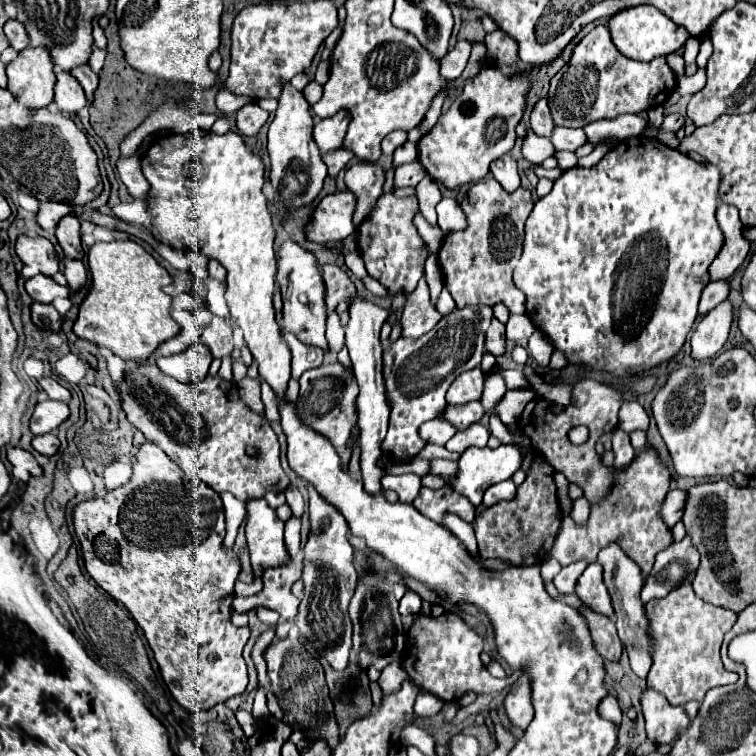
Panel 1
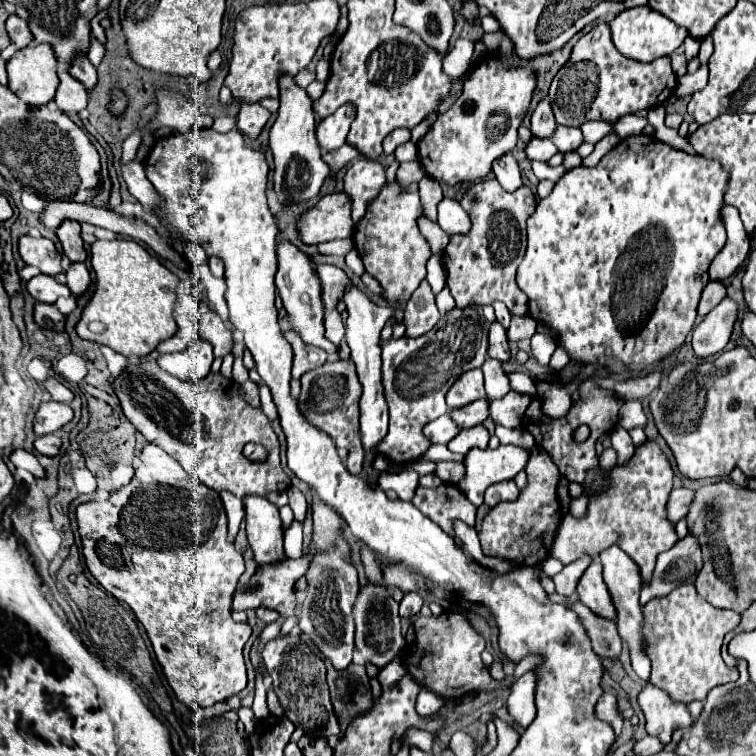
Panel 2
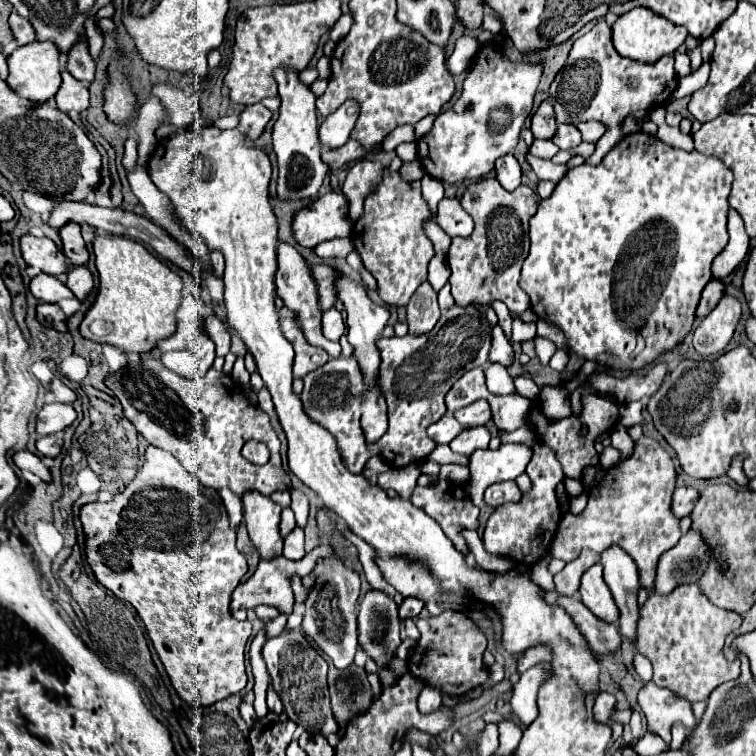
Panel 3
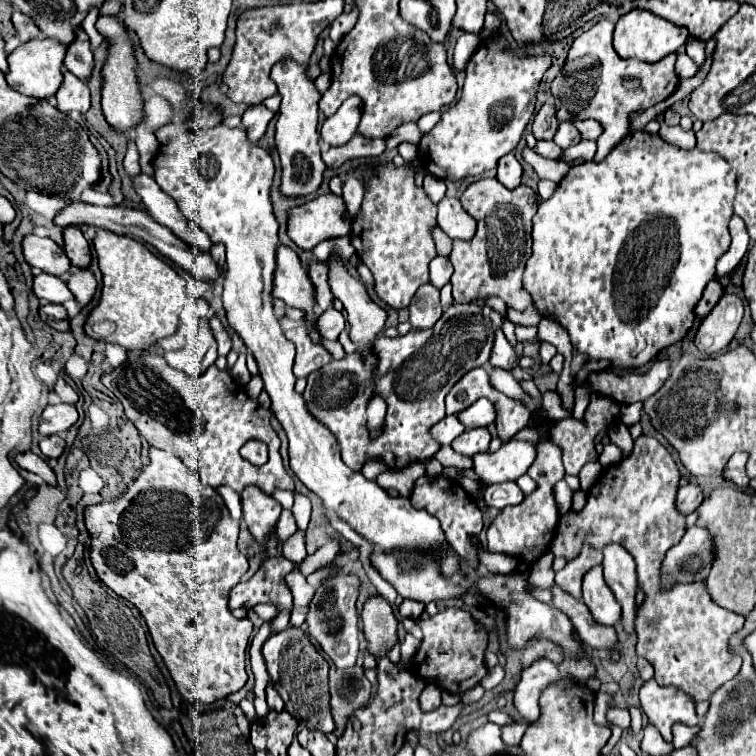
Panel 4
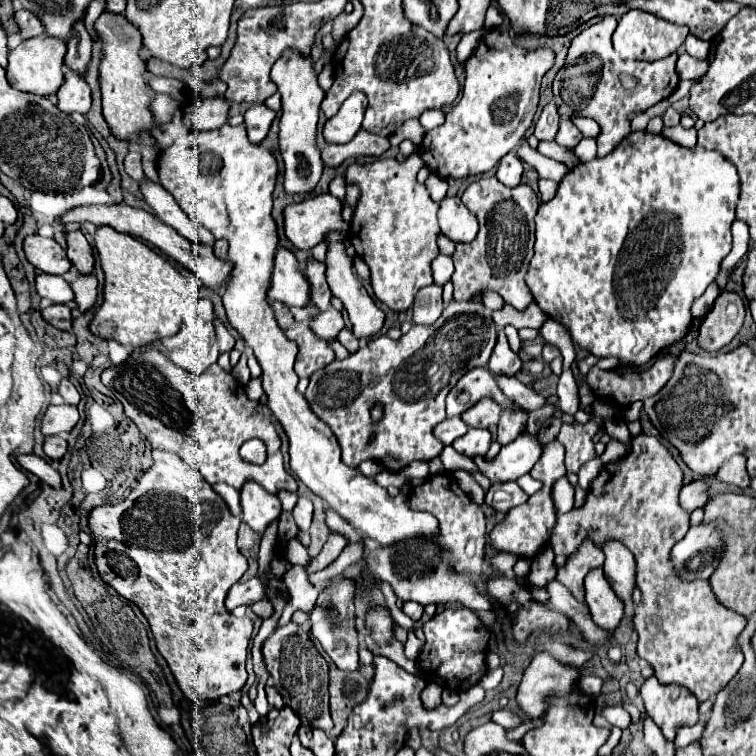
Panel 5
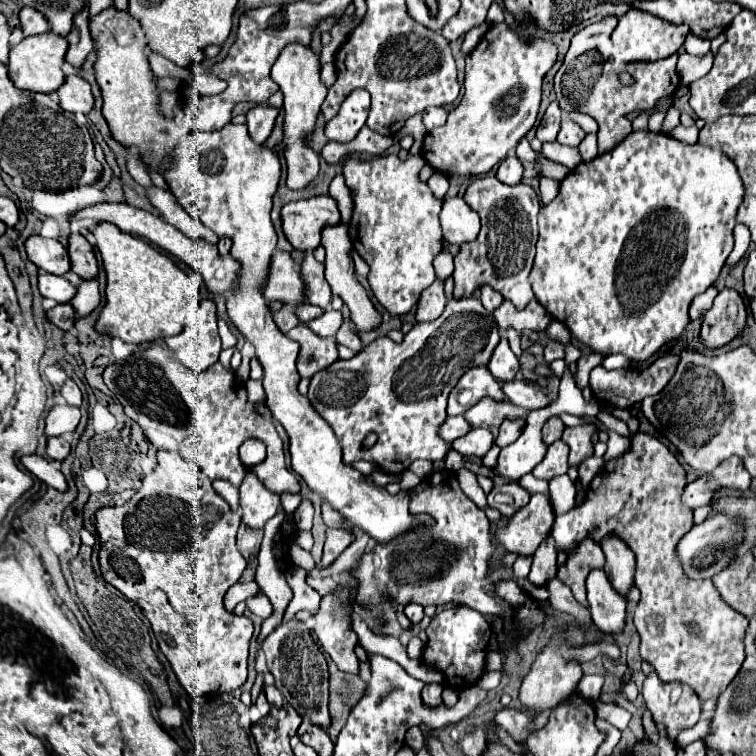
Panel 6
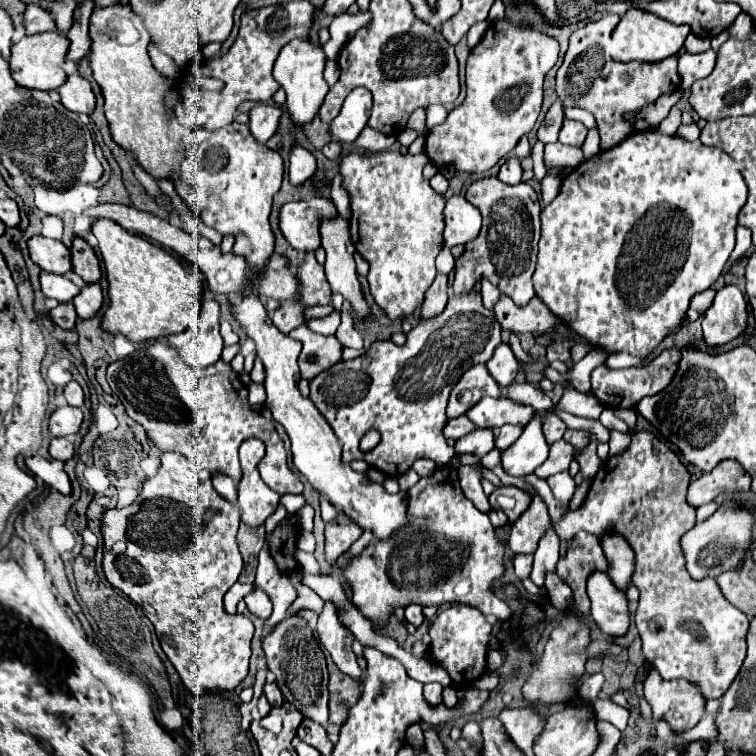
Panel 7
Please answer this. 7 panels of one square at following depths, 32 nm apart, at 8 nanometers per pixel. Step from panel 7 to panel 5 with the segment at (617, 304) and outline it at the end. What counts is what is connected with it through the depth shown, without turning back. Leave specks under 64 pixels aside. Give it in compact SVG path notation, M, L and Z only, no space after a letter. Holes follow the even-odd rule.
M630 132L608 156L592 162L580 162L576 164L558 184L558 192L550 202L540 204L536 214L536 242L534 242L534 256L530 260L528 272L526 272L526 286L530 288L536 304L540 310L552 318L564 324L572 336L572 342L588 350L588 354L596 358L618 358L622 366L639 367L652 360L660 350L668 348L670 344L678 342L686 336L688 328L692 326L692 304L710 282L718 276L718 266L722 258L732 248L732 234L730 224L734 220L734 208L736 208L736 196L738 196L738 174L736 168L718 152L704 150L700 146L694 148L682 148L660 134L650 132Z

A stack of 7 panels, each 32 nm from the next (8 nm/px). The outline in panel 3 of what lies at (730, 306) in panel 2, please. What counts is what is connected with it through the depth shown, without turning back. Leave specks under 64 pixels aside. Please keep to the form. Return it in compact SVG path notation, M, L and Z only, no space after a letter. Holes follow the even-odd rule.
M724 296L718 302L718 306L694 330L692 338L694 350L700 356L712 356L722 352L734 334L740 314L742 314L740 302L732 296Z

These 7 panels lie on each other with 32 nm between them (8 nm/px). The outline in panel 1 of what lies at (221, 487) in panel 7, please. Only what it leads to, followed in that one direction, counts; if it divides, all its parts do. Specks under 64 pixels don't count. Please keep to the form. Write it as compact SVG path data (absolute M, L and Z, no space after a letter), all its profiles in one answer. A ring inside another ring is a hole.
M228 492L222 494L222 502L224 502L224 512L226 512L226 536L224 536L224 546L226 546L226 548L232 548L232 546L234 546L236 532L238 532L242 520L246 518L246 504L240 502L238 498L234 498L234 496L228 494Z

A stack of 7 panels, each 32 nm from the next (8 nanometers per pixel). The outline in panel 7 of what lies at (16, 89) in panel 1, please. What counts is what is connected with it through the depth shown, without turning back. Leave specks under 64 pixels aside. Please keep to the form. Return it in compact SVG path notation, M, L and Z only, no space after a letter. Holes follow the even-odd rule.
M56 30L52 32L44 32L44 34L36 34L36 36L24 36L18 44L12 46L12 54L10 54L10 72L12 78L16 80L18 86L22 88L30 88L30 90L56 90L64 84L66 74L60 68L66 60L66 52L68 52L68 38Z

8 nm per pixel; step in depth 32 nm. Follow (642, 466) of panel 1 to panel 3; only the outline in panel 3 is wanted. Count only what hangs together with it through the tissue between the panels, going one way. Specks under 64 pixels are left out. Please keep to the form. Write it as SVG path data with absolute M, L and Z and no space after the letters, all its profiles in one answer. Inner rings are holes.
M642 438L640 442L636 442L634 456L610 470L604 470L600 482L600 488L594 488L588 494L588 506L580 516L574 516L570 512L562 516L550 554L564 562L572 562L580 556L582 548L590 548L592 552L600 554L608 546L618 544L638 564L640 584L644 588L652 588L654 564L658 562L662 552L676 546L676 542L680 540L680 520L676 520L672 512L668 512L676 482L674 462L656 440Z

